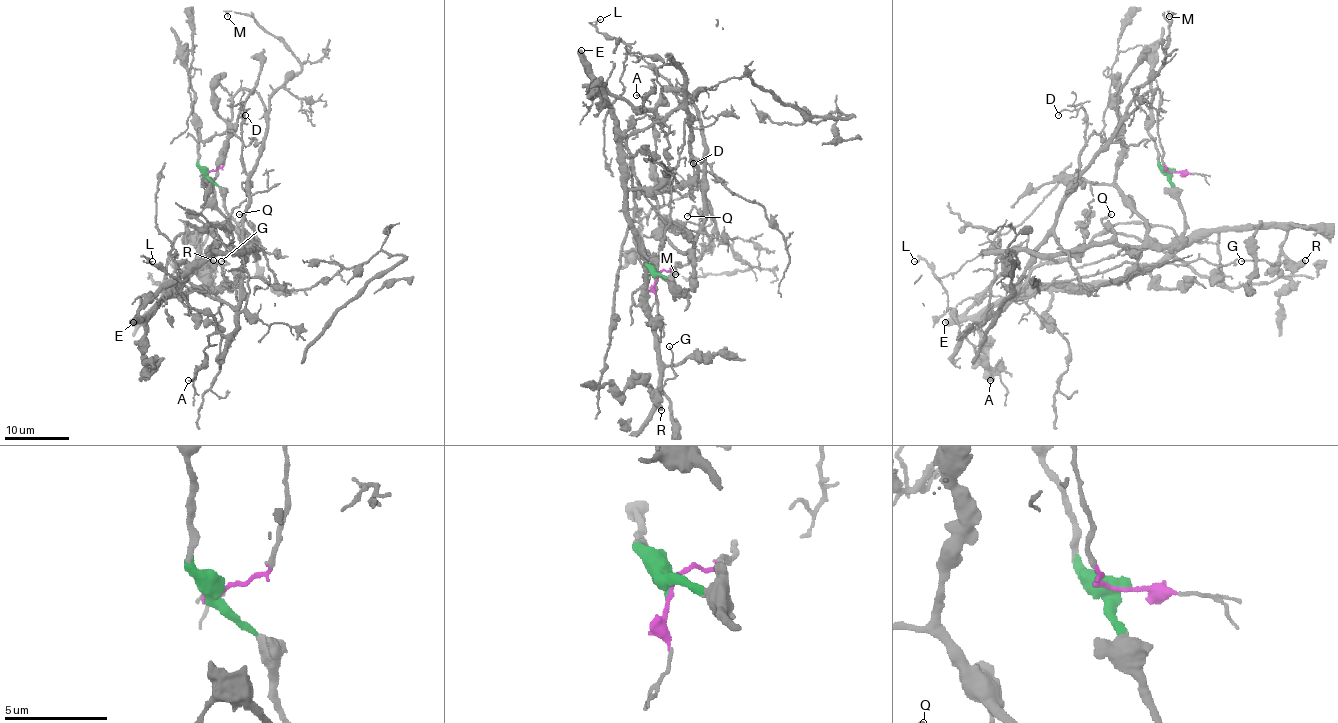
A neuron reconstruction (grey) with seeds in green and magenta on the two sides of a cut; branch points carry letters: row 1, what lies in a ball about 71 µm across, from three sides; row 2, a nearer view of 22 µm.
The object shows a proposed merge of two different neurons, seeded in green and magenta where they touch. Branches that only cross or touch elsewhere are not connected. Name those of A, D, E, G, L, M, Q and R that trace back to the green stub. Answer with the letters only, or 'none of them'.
E, G, Q, R

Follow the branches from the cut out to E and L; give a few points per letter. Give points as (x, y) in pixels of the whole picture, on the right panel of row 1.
E: (1171, 171), (1184, 231), (1168, 244), (986, 252), (1002, 260), (1002, 270), (944, 323)
L: (1171, 171), (1149, 91), (1078, 179), (1020, 286), (980, 324), (959, 334), (946, 289), (914, 261)

